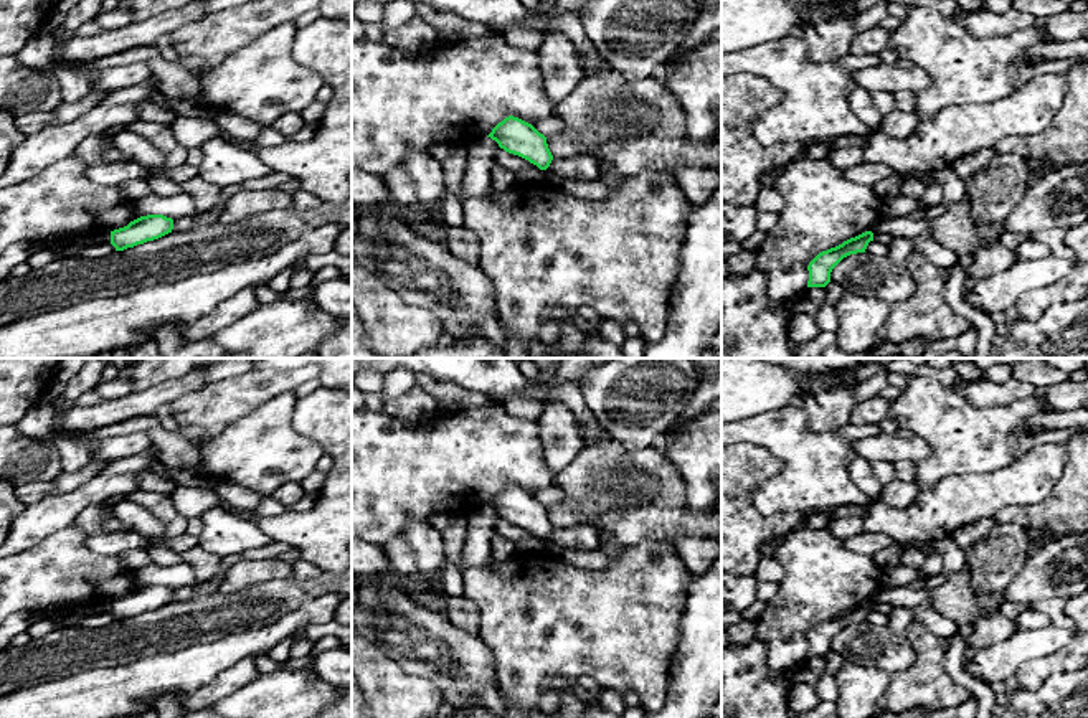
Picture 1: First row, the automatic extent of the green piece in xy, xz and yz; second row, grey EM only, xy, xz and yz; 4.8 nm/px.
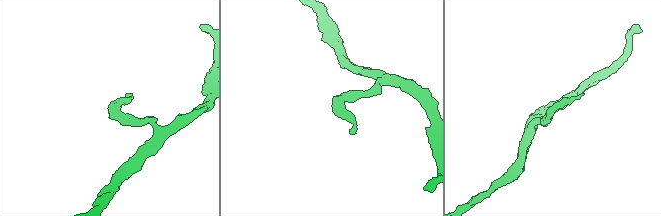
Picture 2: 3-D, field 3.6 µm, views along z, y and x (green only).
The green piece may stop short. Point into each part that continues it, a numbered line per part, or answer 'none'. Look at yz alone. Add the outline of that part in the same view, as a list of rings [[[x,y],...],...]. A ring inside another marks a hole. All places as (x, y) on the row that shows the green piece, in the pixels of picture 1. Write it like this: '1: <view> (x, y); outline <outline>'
none

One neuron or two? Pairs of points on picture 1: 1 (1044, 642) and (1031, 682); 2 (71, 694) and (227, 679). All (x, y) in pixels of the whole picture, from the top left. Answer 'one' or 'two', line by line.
1: two
2: two

